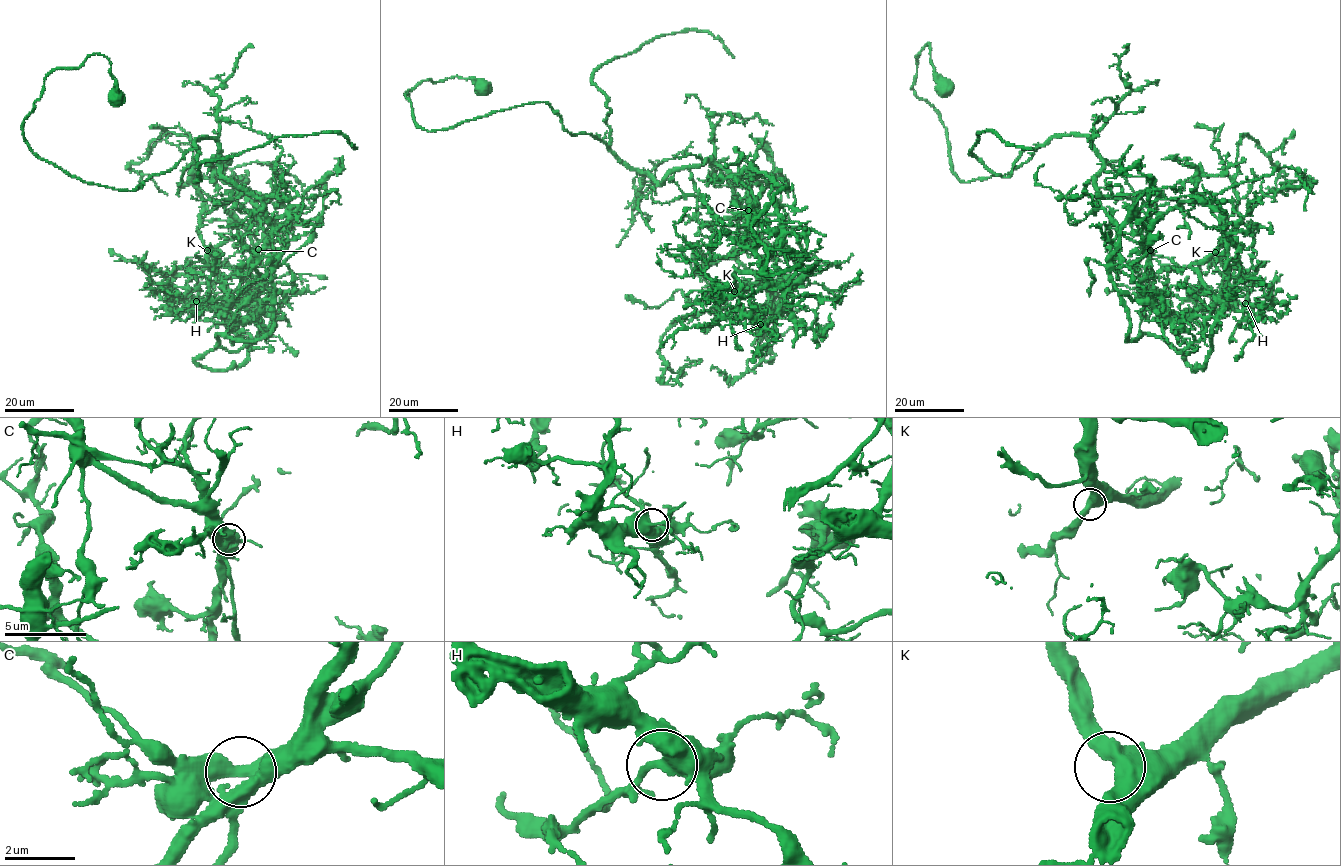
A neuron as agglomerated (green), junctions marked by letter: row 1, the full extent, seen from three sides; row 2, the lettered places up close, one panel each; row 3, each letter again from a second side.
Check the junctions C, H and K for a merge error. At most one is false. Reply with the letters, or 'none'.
C

